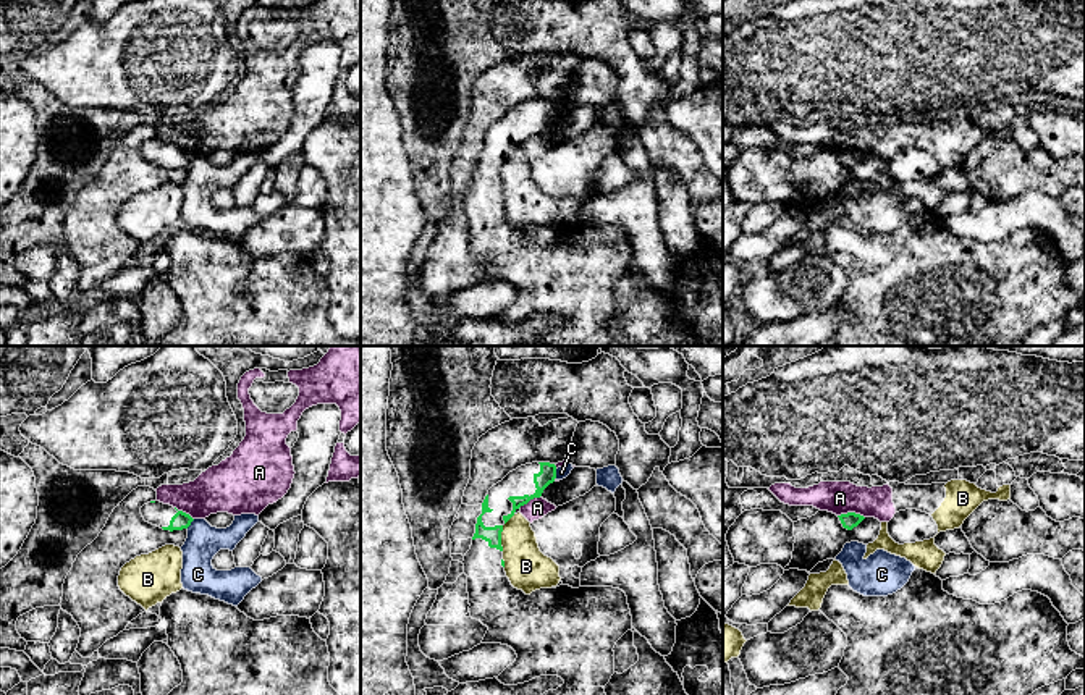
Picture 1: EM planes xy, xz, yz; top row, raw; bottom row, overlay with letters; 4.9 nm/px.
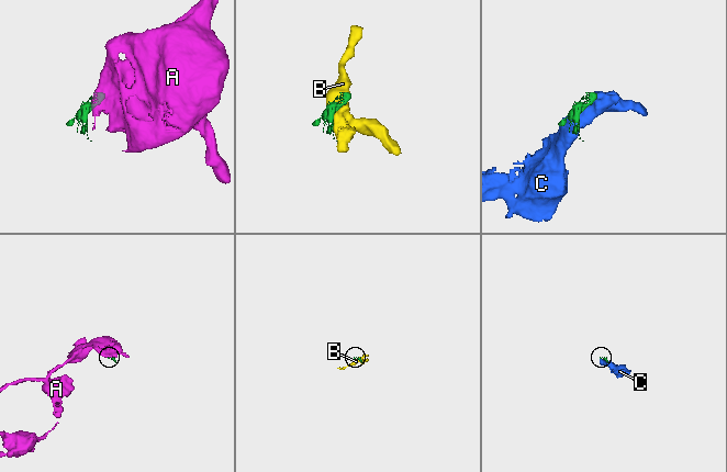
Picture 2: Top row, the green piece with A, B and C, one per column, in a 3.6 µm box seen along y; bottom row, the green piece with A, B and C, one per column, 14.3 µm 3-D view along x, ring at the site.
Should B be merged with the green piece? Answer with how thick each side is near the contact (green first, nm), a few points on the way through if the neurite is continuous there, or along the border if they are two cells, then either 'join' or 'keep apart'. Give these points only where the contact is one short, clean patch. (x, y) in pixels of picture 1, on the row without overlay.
calibres 80 and 220 nm; keep apart

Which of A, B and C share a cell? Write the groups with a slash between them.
A B / C

